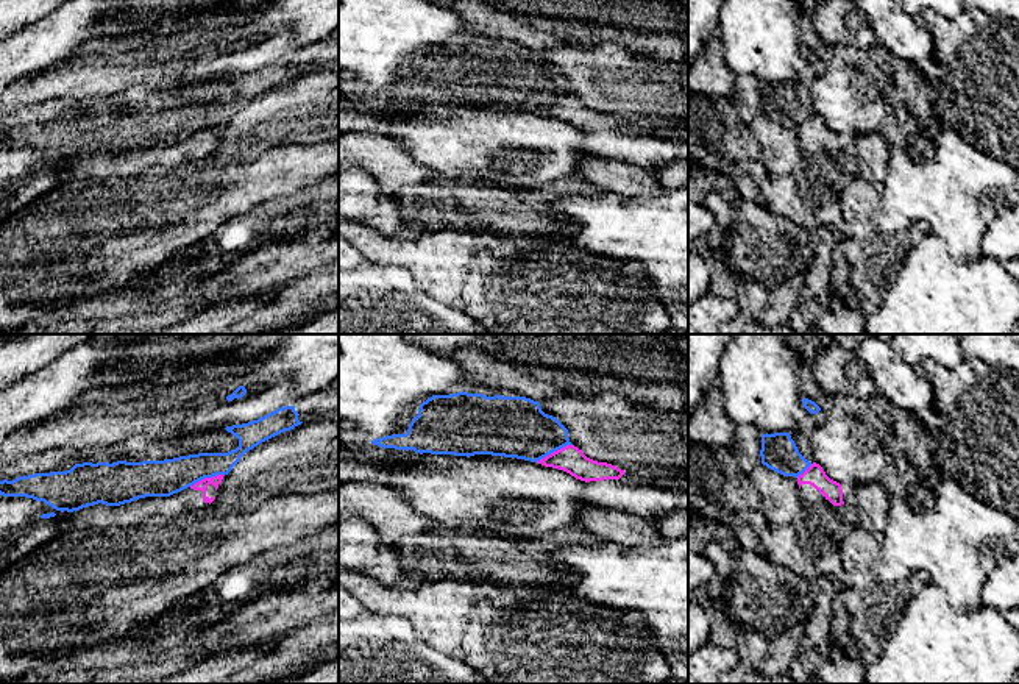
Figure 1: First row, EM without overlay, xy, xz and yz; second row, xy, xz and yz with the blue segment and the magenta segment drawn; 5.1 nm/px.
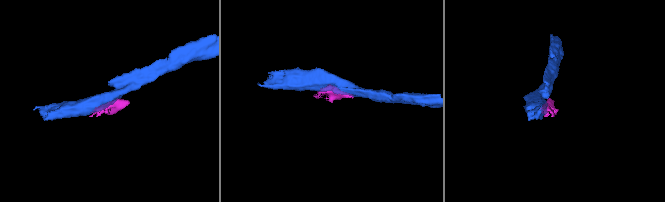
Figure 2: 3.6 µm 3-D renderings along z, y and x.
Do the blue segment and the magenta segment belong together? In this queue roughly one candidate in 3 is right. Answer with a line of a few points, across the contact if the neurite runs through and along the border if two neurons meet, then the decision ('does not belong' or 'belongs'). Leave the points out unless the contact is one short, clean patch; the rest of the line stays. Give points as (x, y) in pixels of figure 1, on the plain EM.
line xz (571, 94), (536, 111); does not belong

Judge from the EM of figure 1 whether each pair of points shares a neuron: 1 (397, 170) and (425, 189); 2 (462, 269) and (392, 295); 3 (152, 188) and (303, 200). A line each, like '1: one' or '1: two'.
1: two
2: two
3: two

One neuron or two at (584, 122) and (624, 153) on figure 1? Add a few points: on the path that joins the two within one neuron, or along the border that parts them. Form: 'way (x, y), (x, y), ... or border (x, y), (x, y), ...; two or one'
way (593, 124), (615, 144); one

